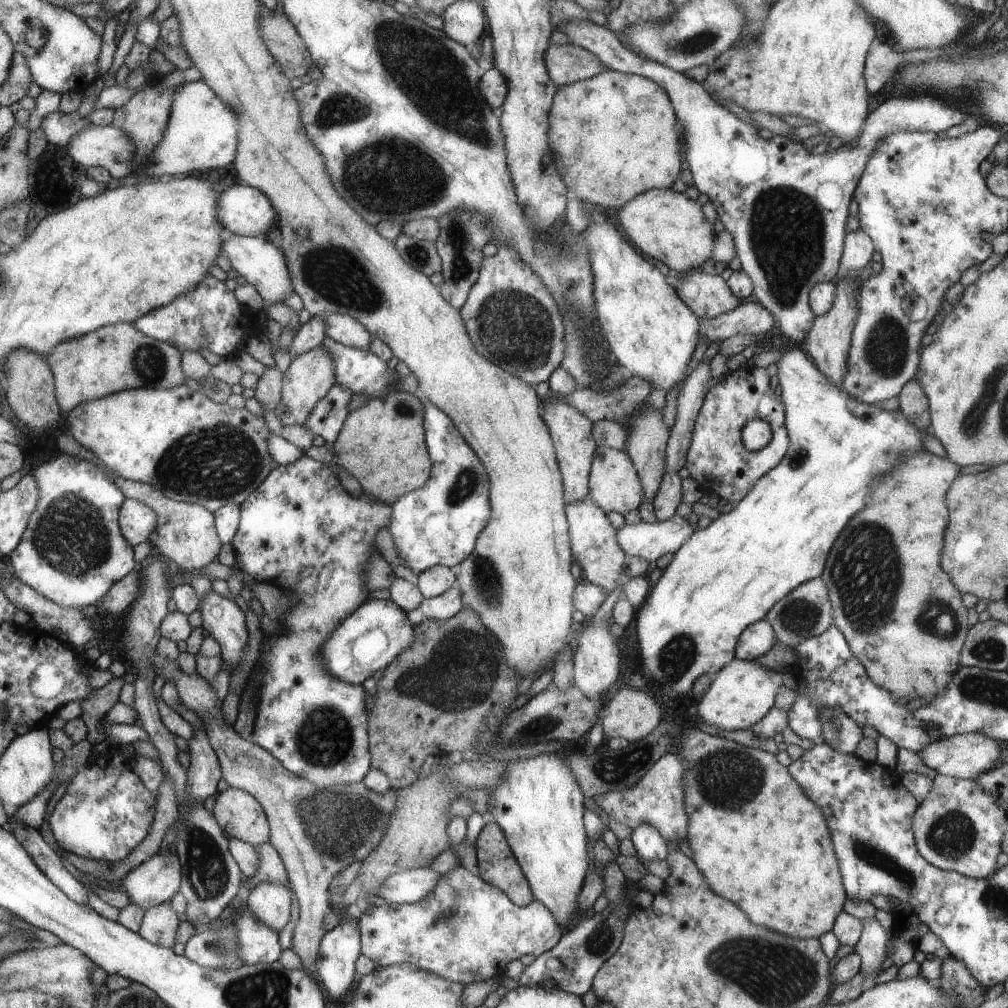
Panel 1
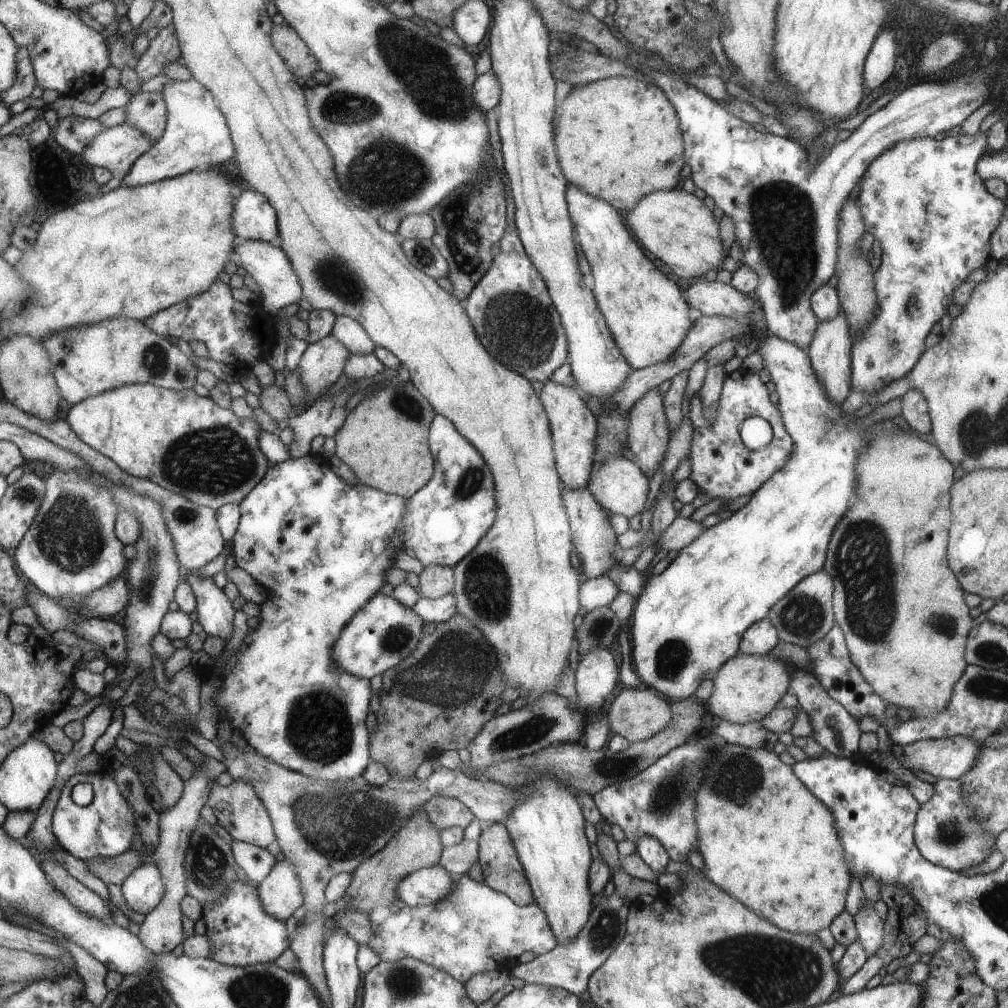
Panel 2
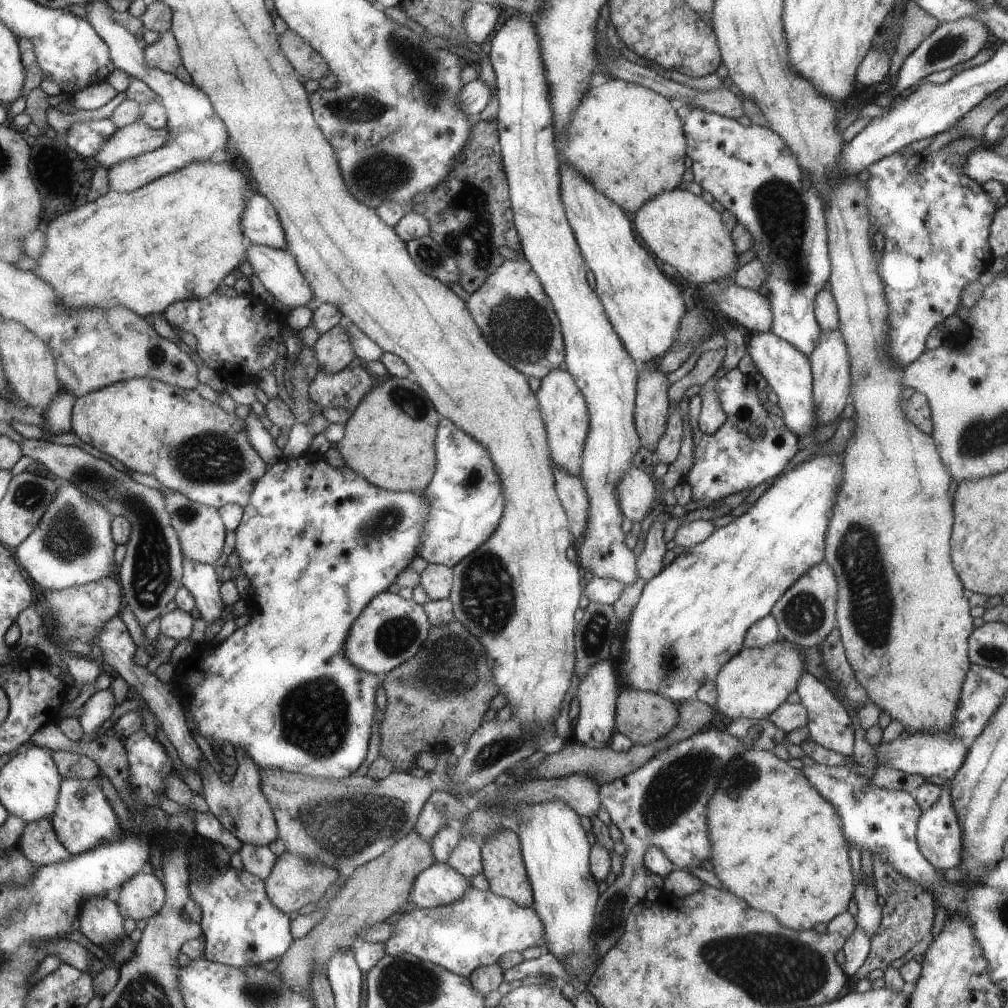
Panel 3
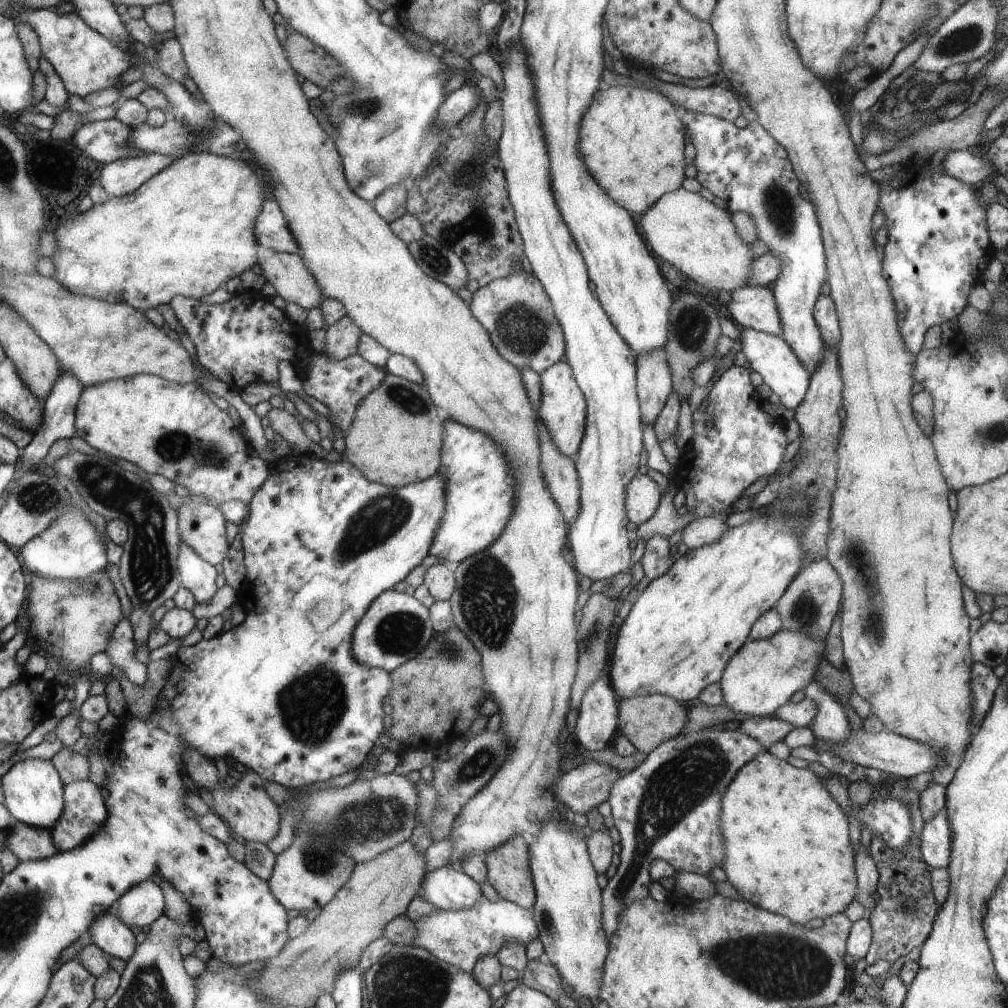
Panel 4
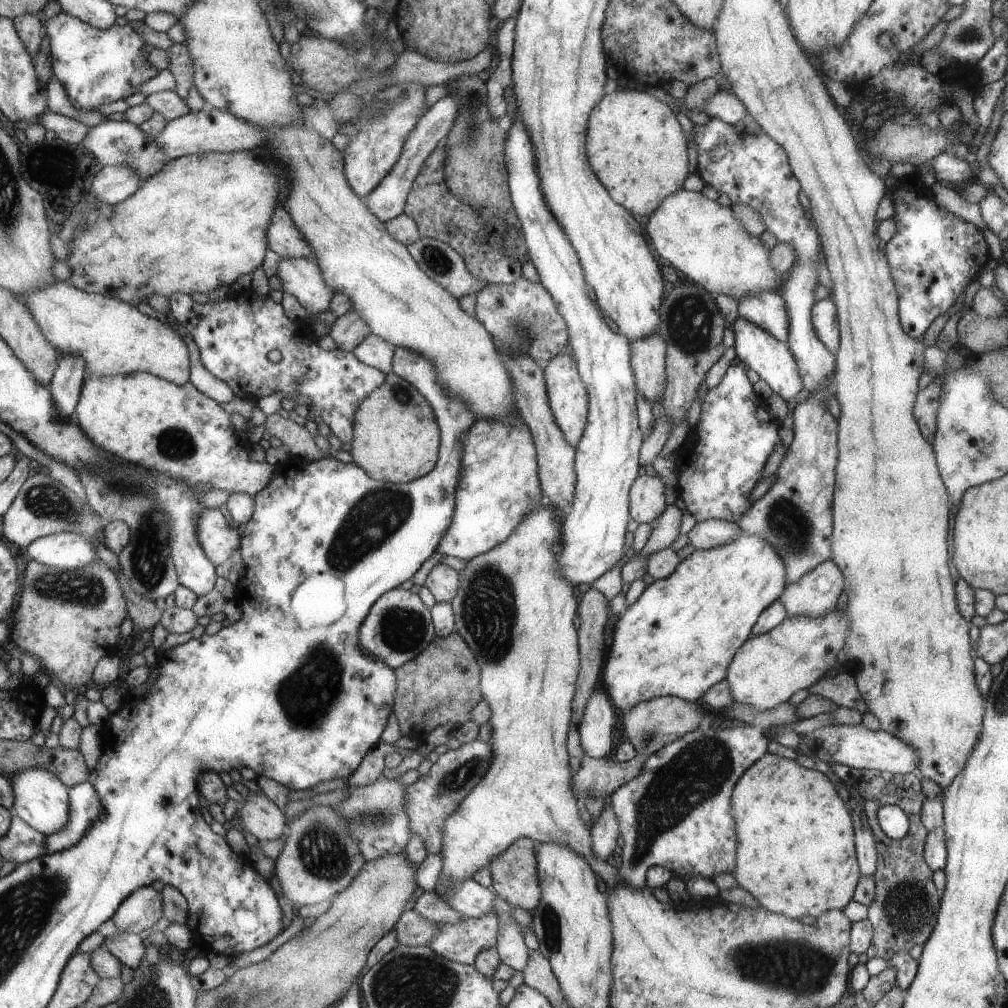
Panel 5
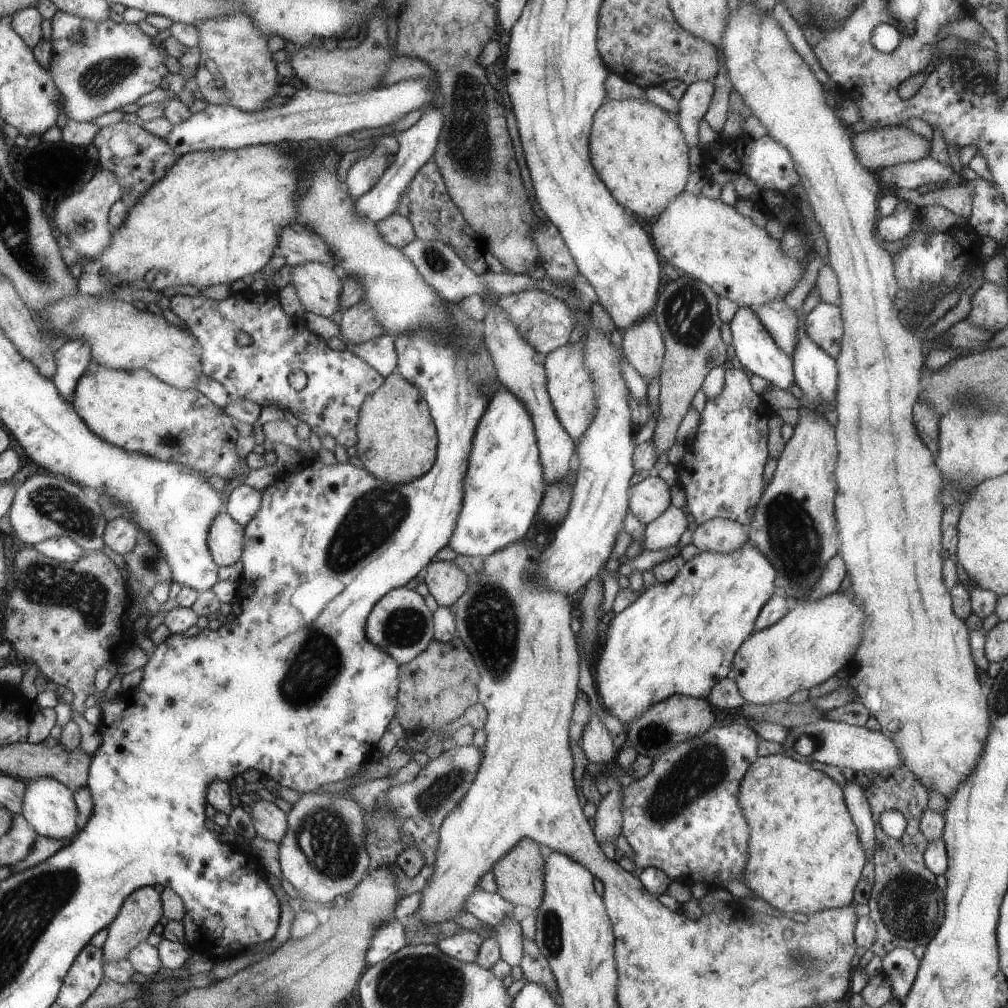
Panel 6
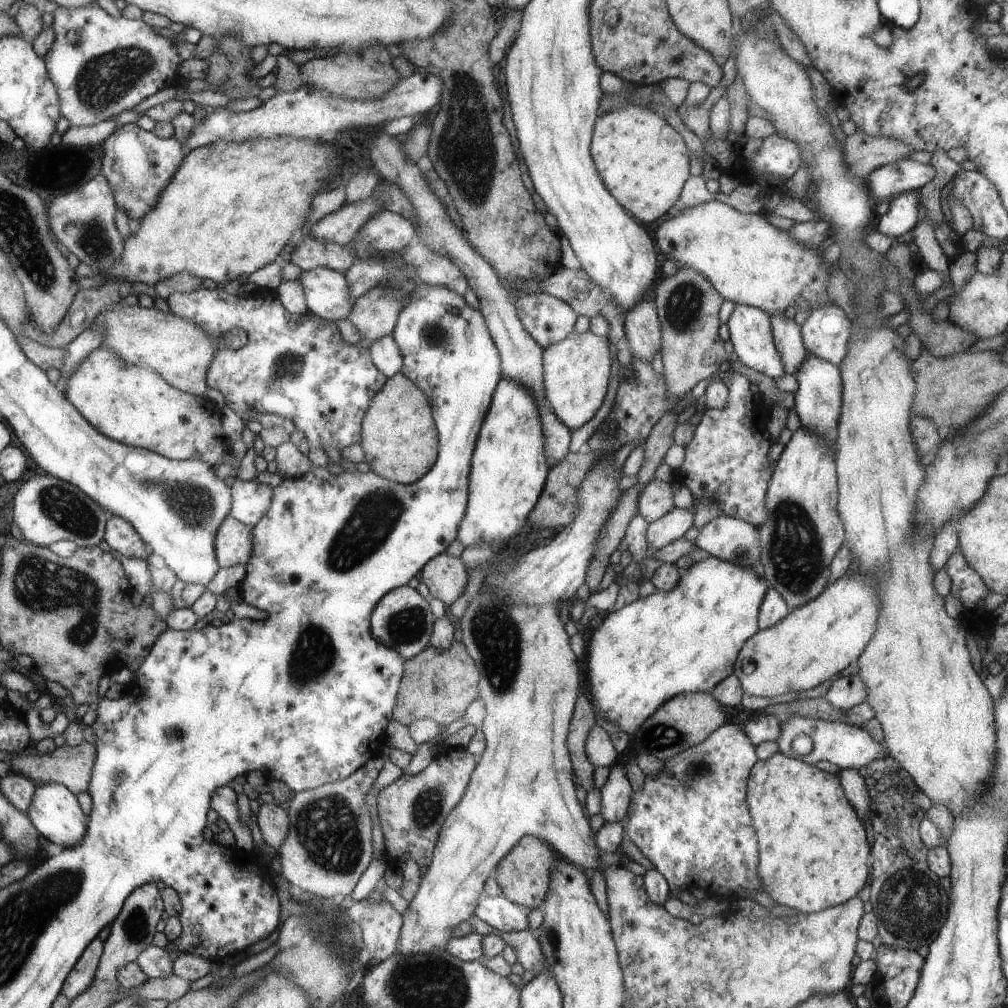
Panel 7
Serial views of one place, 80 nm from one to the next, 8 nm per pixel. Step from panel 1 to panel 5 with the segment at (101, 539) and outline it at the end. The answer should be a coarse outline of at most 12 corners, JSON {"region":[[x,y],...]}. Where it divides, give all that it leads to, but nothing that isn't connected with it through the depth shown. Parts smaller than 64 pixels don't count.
{"region":[[67,532],[36,539],[23,555],[64,570],[99,559],[89,539]]}

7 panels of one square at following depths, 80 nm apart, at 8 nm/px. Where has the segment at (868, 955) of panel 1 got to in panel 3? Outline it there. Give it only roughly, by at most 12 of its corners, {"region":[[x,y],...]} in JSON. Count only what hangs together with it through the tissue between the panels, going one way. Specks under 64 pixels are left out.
{"region":[[856,882],[855,919],[871,938],[880,924],[875,883]]}

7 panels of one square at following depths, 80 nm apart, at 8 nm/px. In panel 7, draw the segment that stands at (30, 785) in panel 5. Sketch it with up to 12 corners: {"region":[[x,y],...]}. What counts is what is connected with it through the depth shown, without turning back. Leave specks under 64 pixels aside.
{"region":[[38,784],[27,813],[44,839],[78,847],[90,816],[64,785]]}

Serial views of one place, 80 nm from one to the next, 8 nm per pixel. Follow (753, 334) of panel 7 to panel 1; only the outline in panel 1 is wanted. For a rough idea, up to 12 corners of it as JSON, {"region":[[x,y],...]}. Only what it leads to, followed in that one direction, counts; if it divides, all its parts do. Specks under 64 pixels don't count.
{"region":[[800,347],[790,448],[683,544],[637,610],[680,694],[820,577],[874,474],[925,449]]}

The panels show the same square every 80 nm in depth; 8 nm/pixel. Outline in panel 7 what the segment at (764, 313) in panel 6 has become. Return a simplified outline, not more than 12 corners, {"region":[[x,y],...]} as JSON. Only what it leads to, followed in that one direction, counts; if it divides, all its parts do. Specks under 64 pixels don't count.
{"region":[[769,315],[786,372],[796,378],[805,362],[801,328]]}

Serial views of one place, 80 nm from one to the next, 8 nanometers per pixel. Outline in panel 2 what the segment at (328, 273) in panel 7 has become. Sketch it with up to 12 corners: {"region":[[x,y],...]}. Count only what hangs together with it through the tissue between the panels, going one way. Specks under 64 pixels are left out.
{"region":[[236,240],[236,264],[277,316],[303,298],[291,259],[278,245]]}

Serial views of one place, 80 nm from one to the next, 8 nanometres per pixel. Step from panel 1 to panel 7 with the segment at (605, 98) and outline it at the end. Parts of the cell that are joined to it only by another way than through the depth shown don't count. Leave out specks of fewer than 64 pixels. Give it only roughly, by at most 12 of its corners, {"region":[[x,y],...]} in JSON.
{"region":[[629,104],[600,113],[592,156],[652,224],[690,176],[682,136]]}

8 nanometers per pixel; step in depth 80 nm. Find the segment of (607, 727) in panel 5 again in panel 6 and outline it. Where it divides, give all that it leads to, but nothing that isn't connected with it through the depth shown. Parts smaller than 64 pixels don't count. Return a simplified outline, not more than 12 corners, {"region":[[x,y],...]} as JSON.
{"region":[[594,712],[579,740],[588,762],[612,765],[619,753]]}

